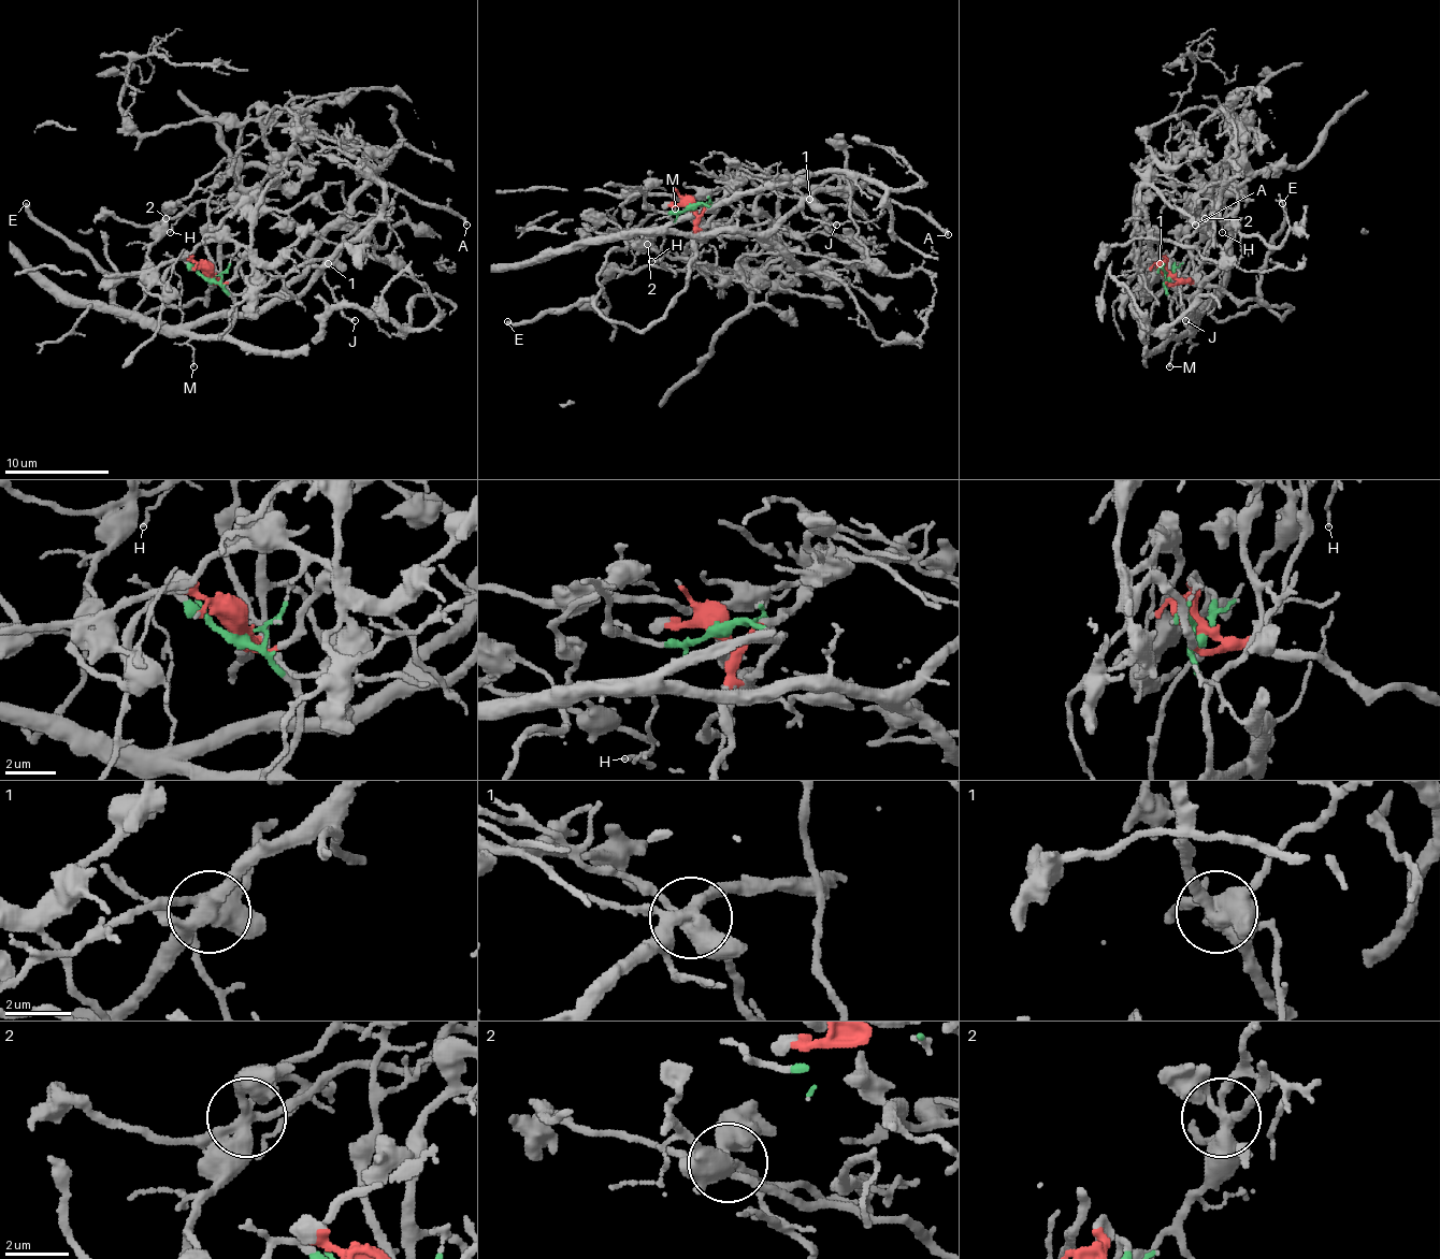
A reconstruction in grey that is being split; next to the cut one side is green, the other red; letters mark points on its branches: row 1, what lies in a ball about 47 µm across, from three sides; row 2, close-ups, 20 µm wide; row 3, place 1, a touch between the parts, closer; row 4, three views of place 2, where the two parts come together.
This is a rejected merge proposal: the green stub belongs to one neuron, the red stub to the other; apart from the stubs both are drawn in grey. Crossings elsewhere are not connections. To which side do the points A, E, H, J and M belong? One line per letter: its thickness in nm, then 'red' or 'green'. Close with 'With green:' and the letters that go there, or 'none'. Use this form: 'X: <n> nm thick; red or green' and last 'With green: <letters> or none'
A: 320 nm thick; green
E: 300 nm thick; red
H: 120 nm thick; red
J: 120 nm thick; green
M: 110 nm thick; green
With green: A, J, M

